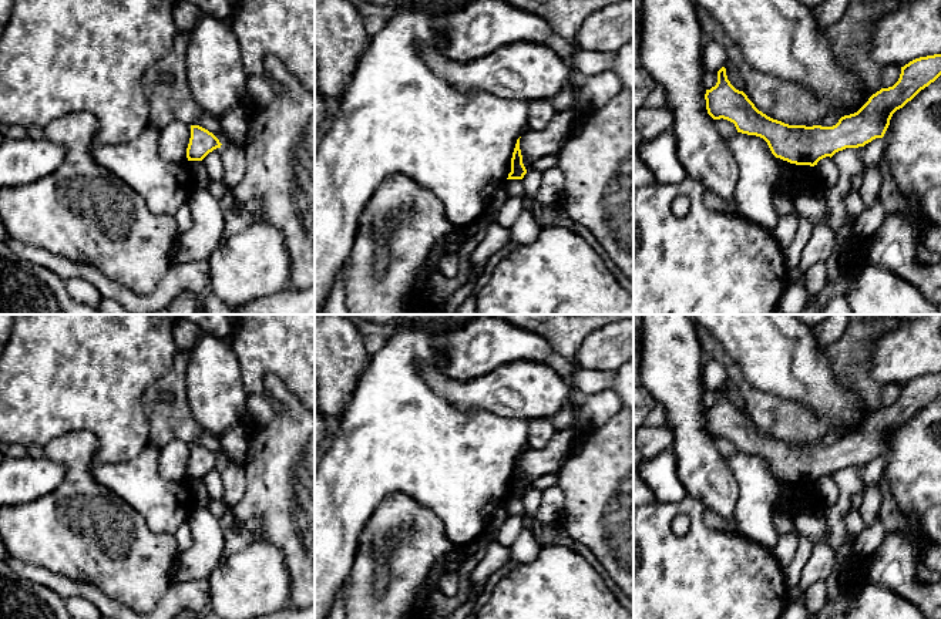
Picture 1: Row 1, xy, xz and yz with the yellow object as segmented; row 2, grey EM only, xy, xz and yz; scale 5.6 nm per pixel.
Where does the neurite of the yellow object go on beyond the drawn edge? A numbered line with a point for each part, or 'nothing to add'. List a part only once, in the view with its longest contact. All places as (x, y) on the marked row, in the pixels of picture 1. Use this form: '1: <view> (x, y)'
nothing to add

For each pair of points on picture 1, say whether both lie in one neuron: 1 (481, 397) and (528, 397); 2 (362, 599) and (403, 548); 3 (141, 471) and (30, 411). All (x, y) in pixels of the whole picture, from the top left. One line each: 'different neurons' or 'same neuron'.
1: same neuron
2: same neuron
3: different neurons

